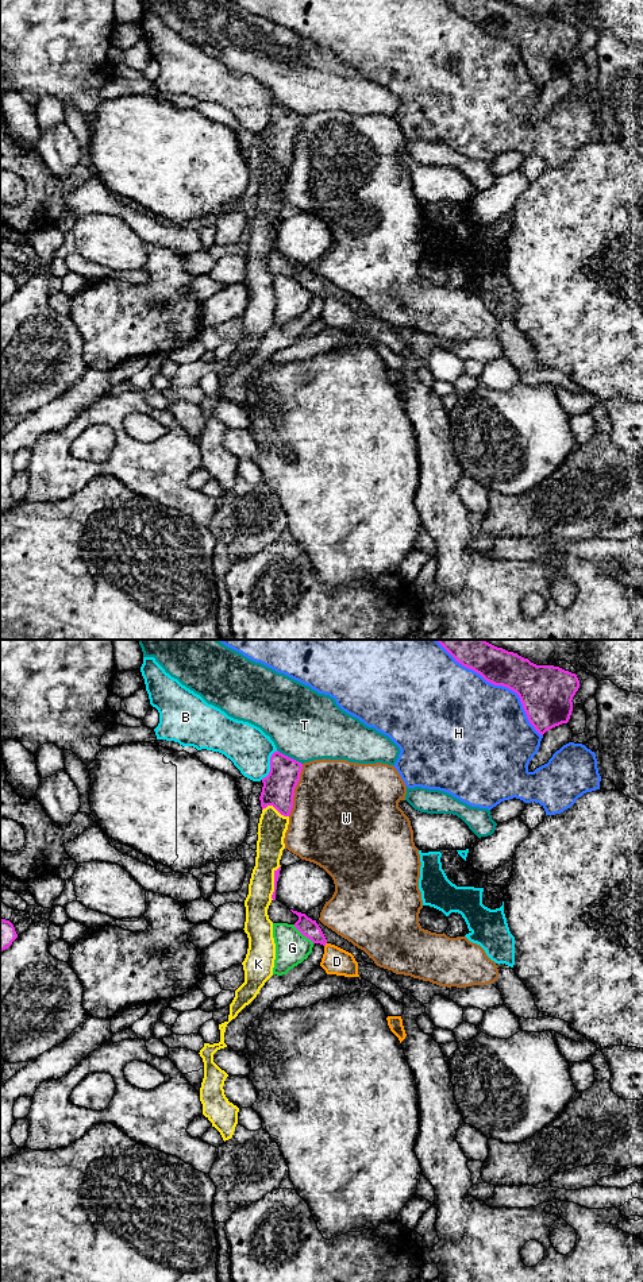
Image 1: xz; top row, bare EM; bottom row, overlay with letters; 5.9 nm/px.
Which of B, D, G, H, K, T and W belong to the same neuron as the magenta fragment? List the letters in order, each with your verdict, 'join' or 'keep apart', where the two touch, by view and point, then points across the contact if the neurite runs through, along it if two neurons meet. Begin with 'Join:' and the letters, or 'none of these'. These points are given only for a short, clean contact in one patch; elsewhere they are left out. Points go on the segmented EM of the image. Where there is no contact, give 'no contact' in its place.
Join: D
B: keep apart; contact xz (270, 765)
D: join; contact xz (324, 945); way xz (308, 927), (324, 945), (337, 961)
G: keep apart; contact xz (304, 935)
H: keep apart; contact xz (497, 684)
K: keep apart; contact xz (274, 883)
T: keep apart; contact xz (289, 757)
W: keep apart; contact xz (293, 790)

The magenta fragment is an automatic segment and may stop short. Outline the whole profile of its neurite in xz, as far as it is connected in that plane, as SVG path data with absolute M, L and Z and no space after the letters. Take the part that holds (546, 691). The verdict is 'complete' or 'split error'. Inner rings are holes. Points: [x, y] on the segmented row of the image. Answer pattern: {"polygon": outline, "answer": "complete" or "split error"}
{"polygon": "M485 640L436 641L455 661L480 673L486 681L516 692L530 723L539 734L569 722L571 700L580 688L575 673L554 665L536 665Z", "answer": "complete"}

